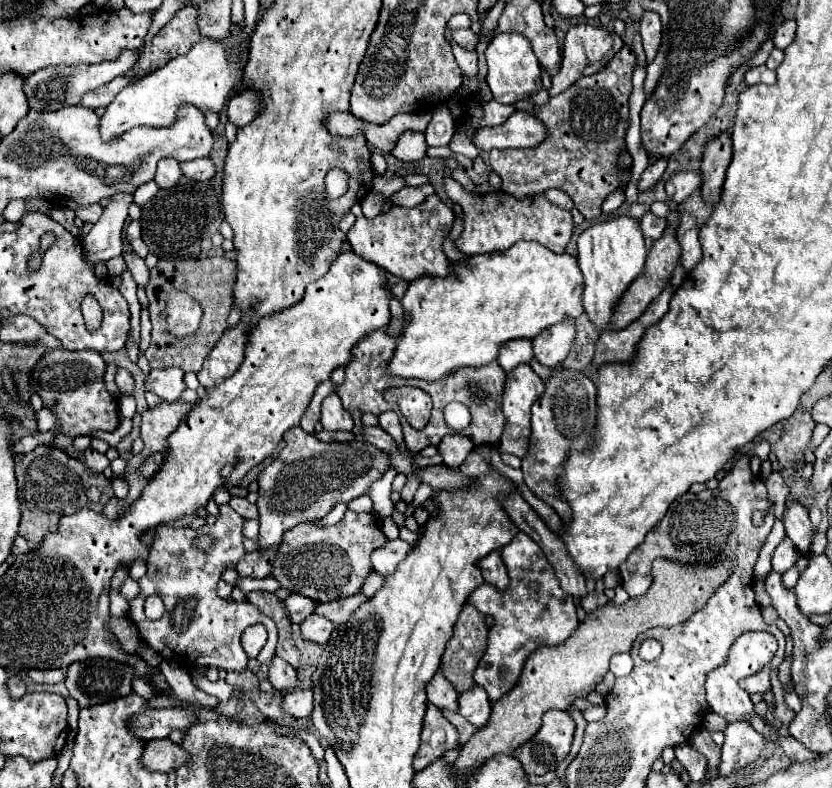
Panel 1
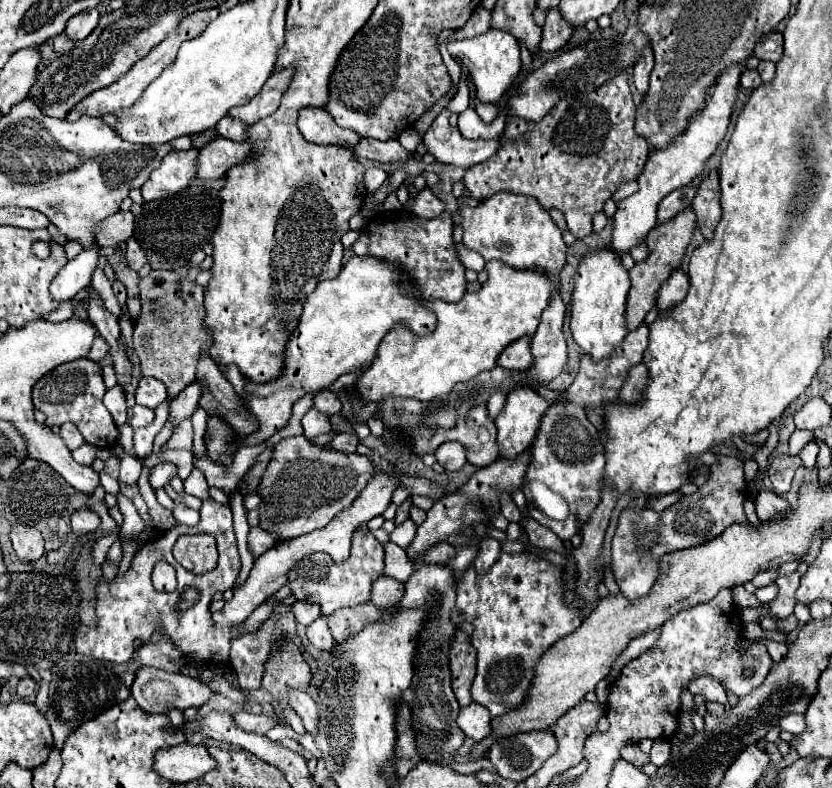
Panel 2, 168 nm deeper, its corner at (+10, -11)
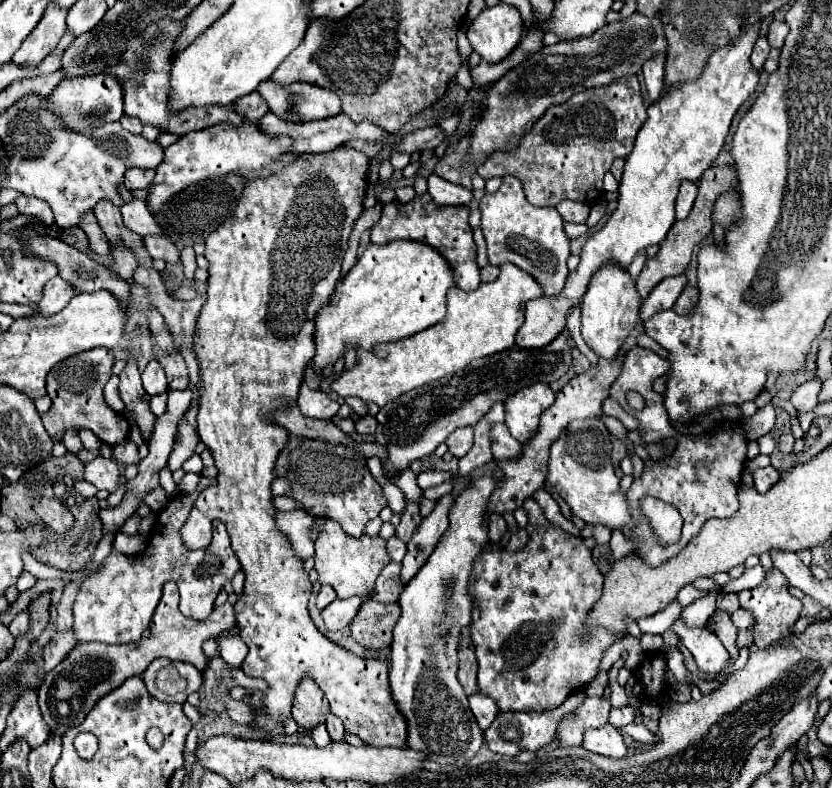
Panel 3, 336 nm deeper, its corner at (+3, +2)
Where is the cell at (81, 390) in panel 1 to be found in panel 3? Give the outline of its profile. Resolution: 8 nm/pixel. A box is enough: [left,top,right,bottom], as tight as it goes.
[42,348,130,446]

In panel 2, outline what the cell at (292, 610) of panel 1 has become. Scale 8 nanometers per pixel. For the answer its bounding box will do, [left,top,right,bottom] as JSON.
[291,601,321,625]

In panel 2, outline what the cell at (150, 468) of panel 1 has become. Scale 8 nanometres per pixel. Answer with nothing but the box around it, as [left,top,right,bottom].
[149,463,177,489]

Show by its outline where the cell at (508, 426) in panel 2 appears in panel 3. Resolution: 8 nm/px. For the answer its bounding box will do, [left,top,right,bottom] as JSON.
[504,382,556,444]

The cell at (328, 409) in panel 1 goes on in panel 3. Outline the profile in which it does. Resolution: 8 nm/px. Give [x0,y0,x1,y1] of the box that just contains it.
[298,382,340,420]

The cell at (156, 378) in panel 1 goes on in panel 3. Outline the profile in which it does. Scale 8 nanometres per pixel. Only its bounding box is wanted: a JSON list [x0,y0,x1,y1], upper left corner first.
[142,360,168,396]

